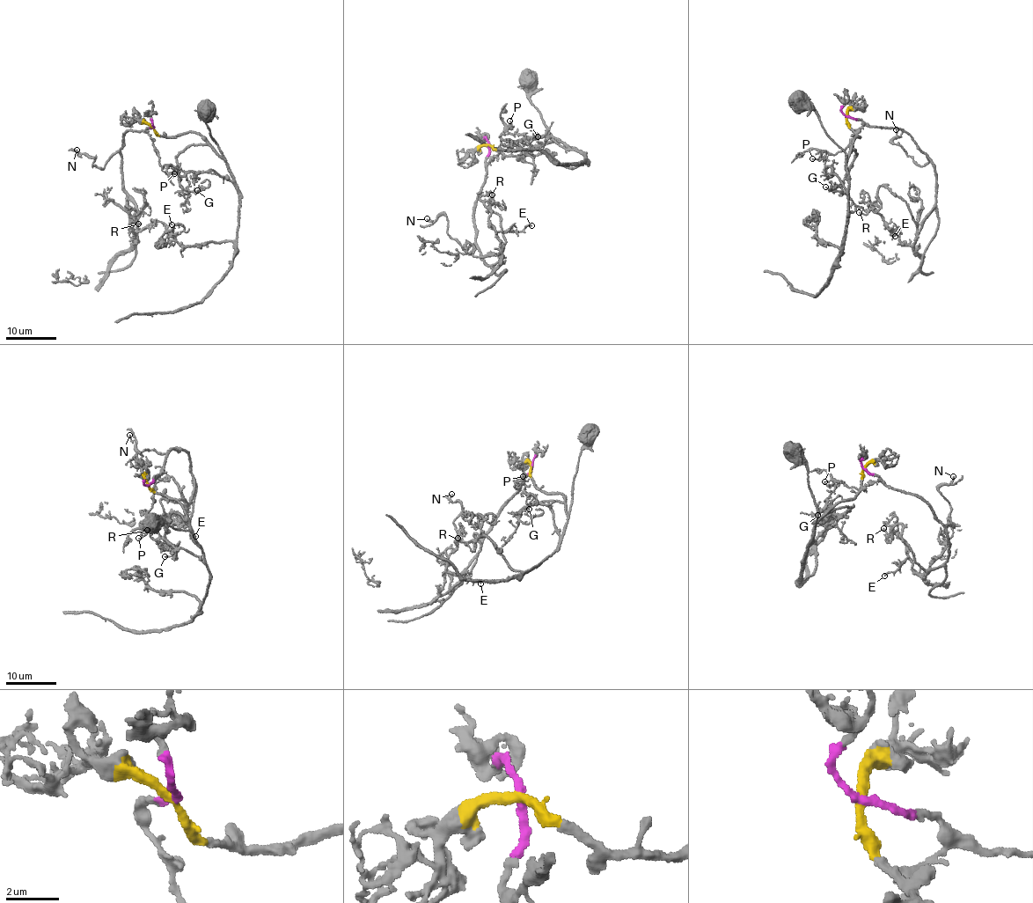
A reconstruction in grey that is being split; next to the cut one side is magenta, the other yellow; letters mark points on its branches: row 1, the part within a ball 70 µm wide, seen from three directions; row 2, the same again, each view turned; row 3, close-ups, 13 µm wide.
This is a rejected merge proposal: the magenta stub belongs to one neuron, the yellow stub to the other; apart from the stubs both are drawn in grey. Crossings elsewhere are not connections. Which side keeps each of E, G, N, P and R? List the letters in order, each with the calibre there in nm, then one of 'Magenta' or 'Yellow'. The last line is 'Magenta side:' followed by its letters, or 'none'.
E: Thickness 190 nm. Magenta
G: Thickness 70 nm. Yellow
N: Thickness 190 nm. Magenta
P: Thickness 130 nm. Magenta
R: Thickness 220 nm. Magenta
Magenta side: E, N, P, R

